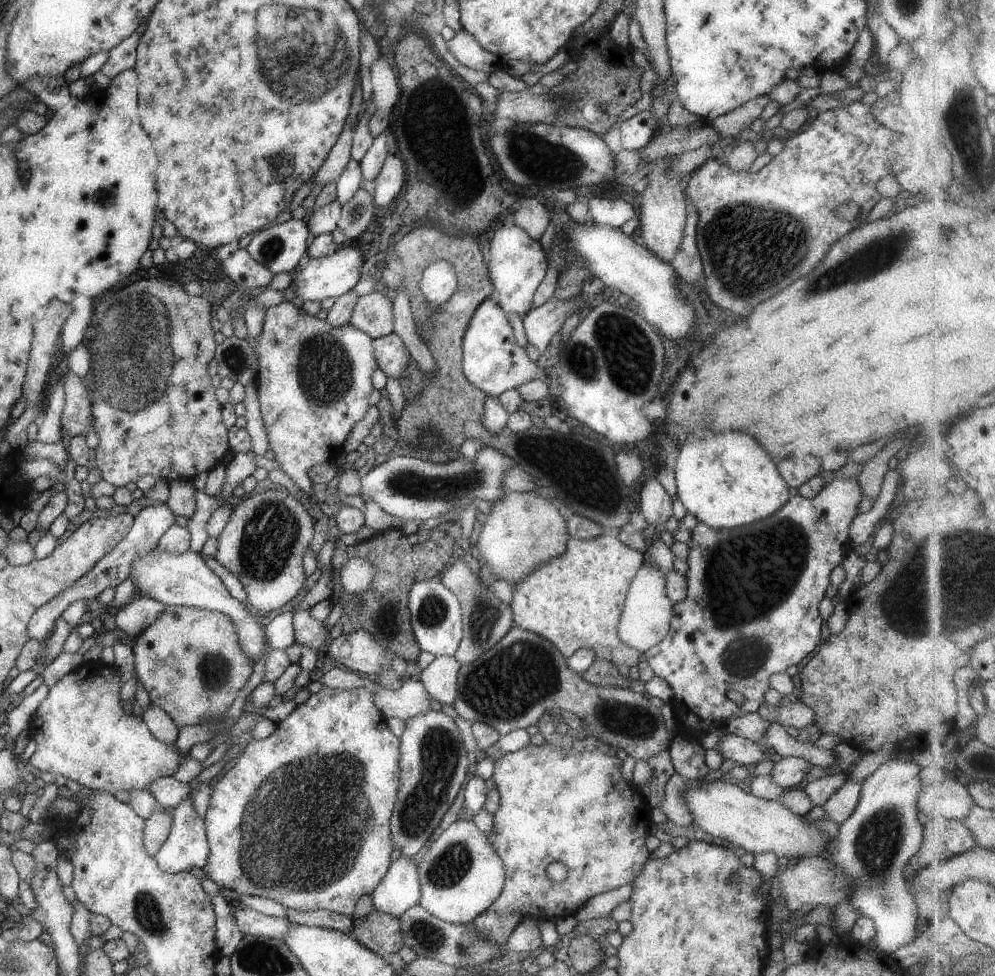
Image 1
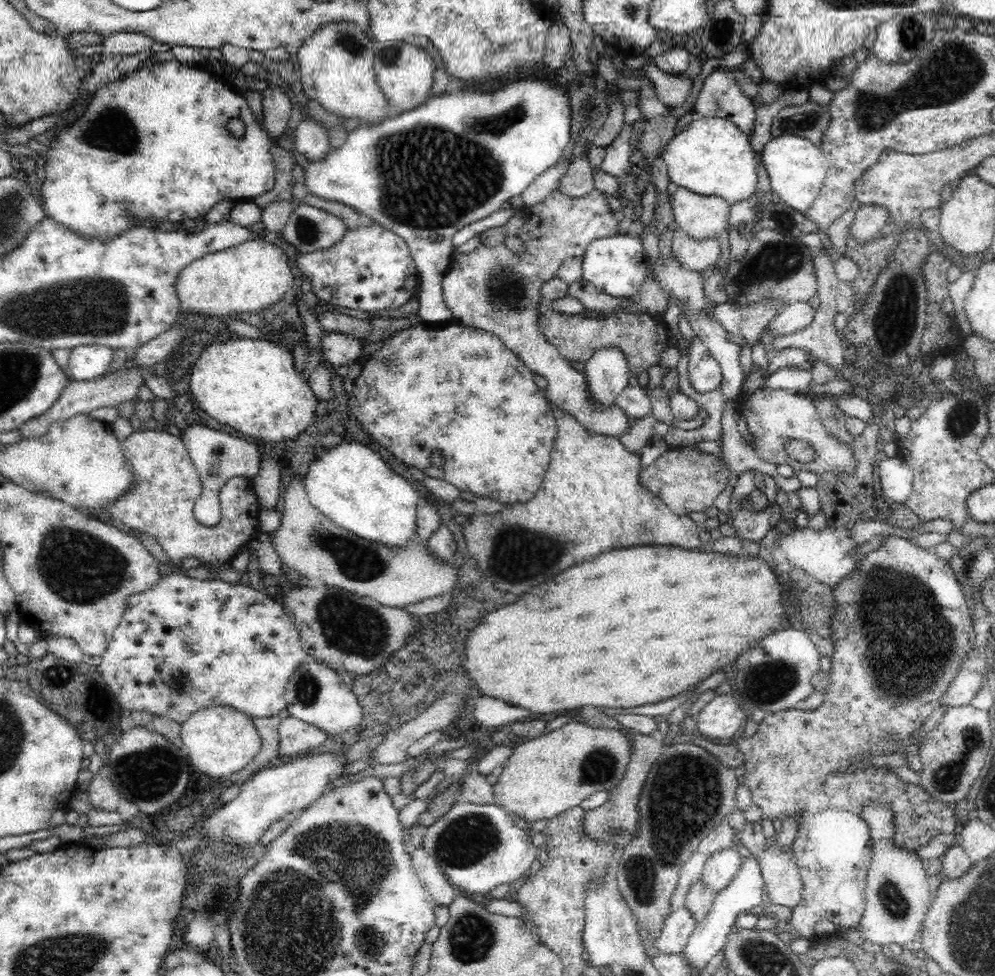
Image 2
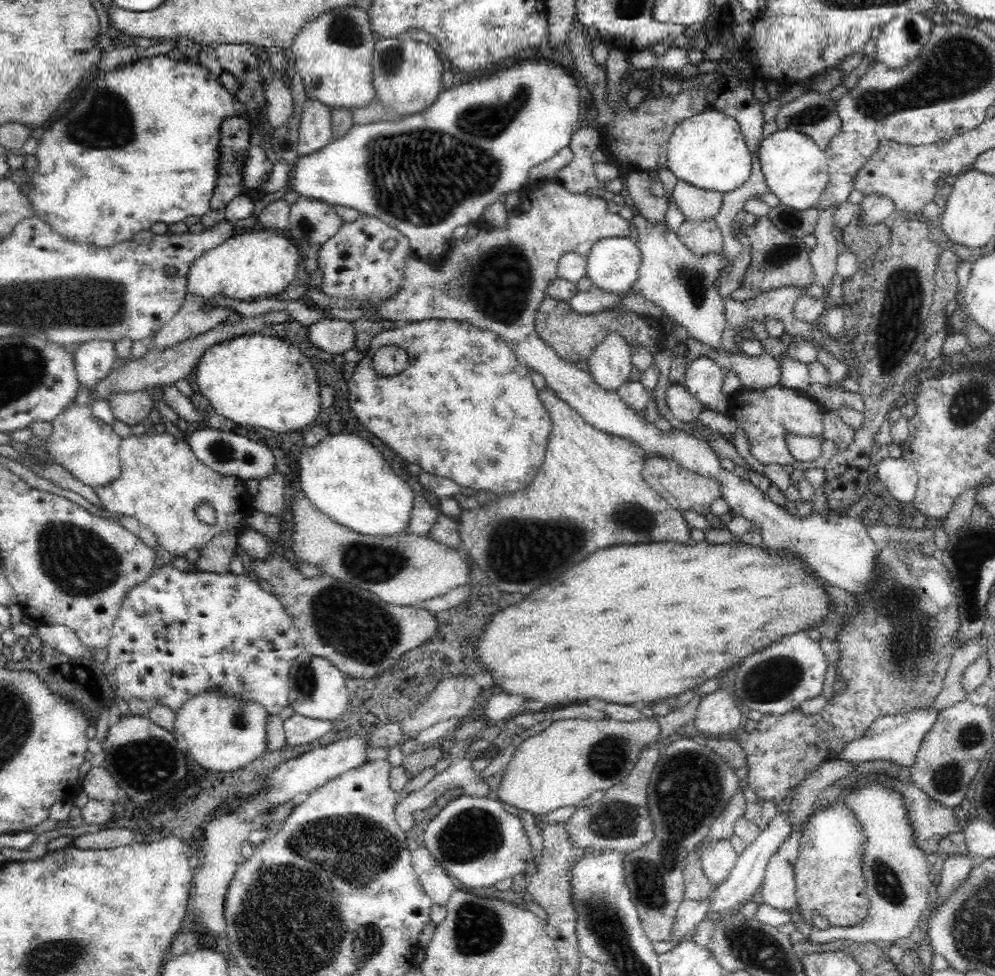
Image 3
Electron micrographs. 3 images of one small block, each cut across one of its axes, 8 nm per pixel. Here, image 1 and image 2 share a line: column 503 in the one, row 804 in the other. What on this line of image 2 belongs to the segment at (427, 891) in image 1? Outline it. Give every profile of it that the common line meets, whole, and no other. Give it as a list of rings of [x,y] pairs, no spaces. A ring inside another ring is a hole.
[[[870,802],[866,804],[862,816],[870,827],[872,839],[872,862],[867,872],[865,890],[865,912],[855,932],[847,933],[843,940],[855,945],[870,940],[873,944],[886,949],[889,944],[899,947],[917,946],[922,931],[925,915],[931,908],[932,894],[928,887],[928,875],[924,872],[922,862],[915,851],[908,852],[904,848],[895,848],[891,843],[892,812],[883,804]]]

